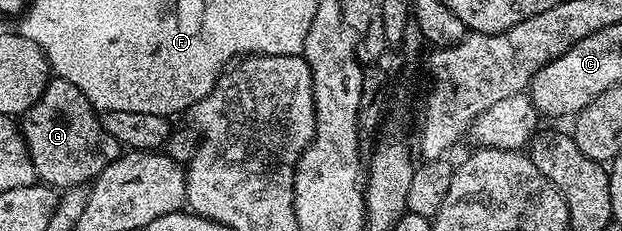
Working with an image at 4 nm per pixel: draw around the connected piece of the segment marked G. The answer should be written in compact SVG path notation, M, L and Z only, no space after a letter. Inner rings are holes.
M57 76L51 77L47 82L36 104L32 104L32 108L20 115L20 129L32 156L32 164L38 173L38 182L55 188L86 186L93 183L94 179L104 172L104 168L108 168L108 164L118 159L120 153L117 140L102 127L99 111L86 99L84 92L76 88L76 84Z

